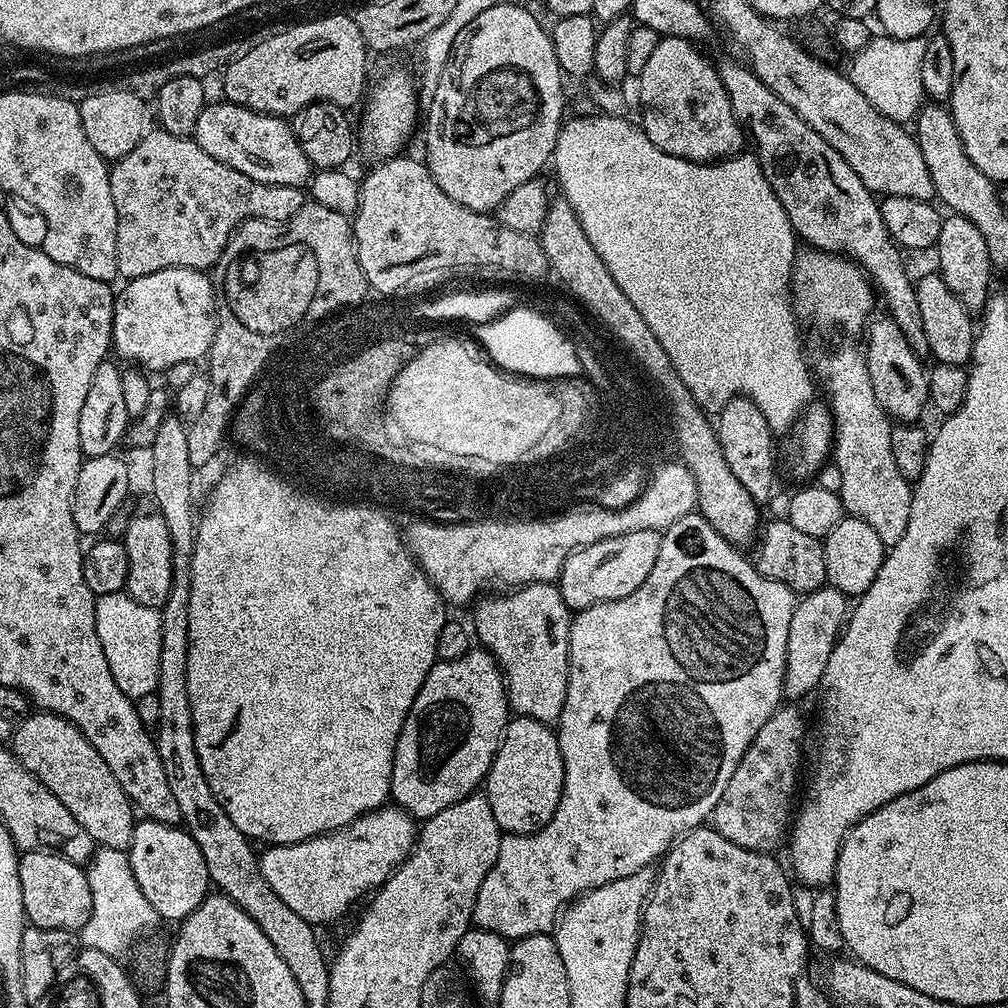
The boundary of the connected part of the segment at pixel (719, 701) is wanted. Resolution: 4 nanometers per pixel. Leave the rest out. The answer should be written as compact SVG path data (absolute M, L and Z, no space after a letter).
M683 516L664 529L660 537L658 562L654 562L654 570L650 570L646 582L642 582L634 594L579 609L572 616L568 639L566 702L562 706L556 732L564 763L562 798L554 818L545 828L530 832L527 836L501 835L498 862L490 866L490 874L486 874L486 878L482 878L482 886L478 886L478 898L472 911L472 923L477 929L492 931L508 942L539 932L551 933L562 909L576 897L612 880L645 871L648 863L651 860L659 861L677 838L691 829L701 827L711 817L718 806L718 798L722 798L722 790L726 790L726 782L730 782L730 774L734 774L742 754L746 754L750 742L754 742L754 734L758 734L758 730L762 730L776 709L781 707L786 670L786 634L790 634L790 618L794 618L798 599L797 593L791 592L782 582L763 576L755 563L740 552L743 551L737 545L726 542L726 538L722 538L722 534L718 534L718 530L714 530L704 516Z

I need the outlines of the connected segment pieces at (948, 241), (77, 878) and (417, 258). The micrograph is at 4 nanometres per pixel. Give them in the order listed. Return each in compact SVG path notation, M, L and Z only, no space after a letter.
M955 214L944 216L942 234L938 234L938 242L934 249L936 260L940 263L938 274L954 290L954 294L966 306L968 311L976 314L981 311L990 299L988 287L992 284L992 259L986 246L986 238L982 238L982 230L970 222L970 218L962 218Z
M37 850L20 856L18 874L22 882L22 906L27 923L33 928L78 930L86 926L92 909L87 871L59 852Z
M401 154L392 157L391 160L382 160L375 165L376 168L369 174L365 180L360 184L360 205L356 211L354 219L351 221L352 225L352 239L356 242L356 261L362 266L364 271L364 278L368 281L369 289L375 290L377 288L380 292L396 292L400 288L400 284L404 284L407 280L412 280L424 268L424 263L427 262L432 268L441 268L441 270L448 270L451 264L456 265L458 270L465 270L465 268L472 268L477 264L480 268L497 268L500 272L509 272L512 276L521 276L524 280L540 280L544 275L549 275L550 269L548 266L548 259L542 250L539 239L533 233L519 232L518 230L510 230L510 226L501 224L495 215L486 212L475 212L466 206L462 206L458 202L454 202L454 198L450 198L446 194L442 194L442 190L438 186L438 182L434 182L434 178L430 174L427 163L423 159L408 156L409 154Z

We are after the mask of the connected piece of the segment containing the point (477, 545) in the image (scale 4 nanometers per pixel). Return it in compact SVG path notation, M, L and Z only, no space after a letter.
M636 500L636 504L628 508L628 512L600 512L600 508L584 508L584 512L572 512L572 516L564 516L564 520L548 520L548 524L512 524L505 518L472 520L469 524L460 524L461 522L433 522L428 518L420 518L417 519L417 524L409 526L408 532L406 528L406 543L409 552L445 602L449 605L471 605L477 597L489 590L515 590L526 584L551 584L559 581L562 566L572 552L606 538L636 532L636 512L646 512L648 516L648 508L642 510L640 506L638 510L638 502L640 500Z

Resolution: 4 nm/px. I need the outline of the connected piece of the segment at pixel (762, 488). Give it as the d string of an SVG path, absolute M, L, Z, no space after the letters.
M735 396L718 413L714 427L726 464L730 466L730 470L734 470L734 476L742 482L742 486L746 486L750 498L758 502L770 499L772 487L776 484L776 452L772 449L774 433L766 422L763 410L747 396Z

